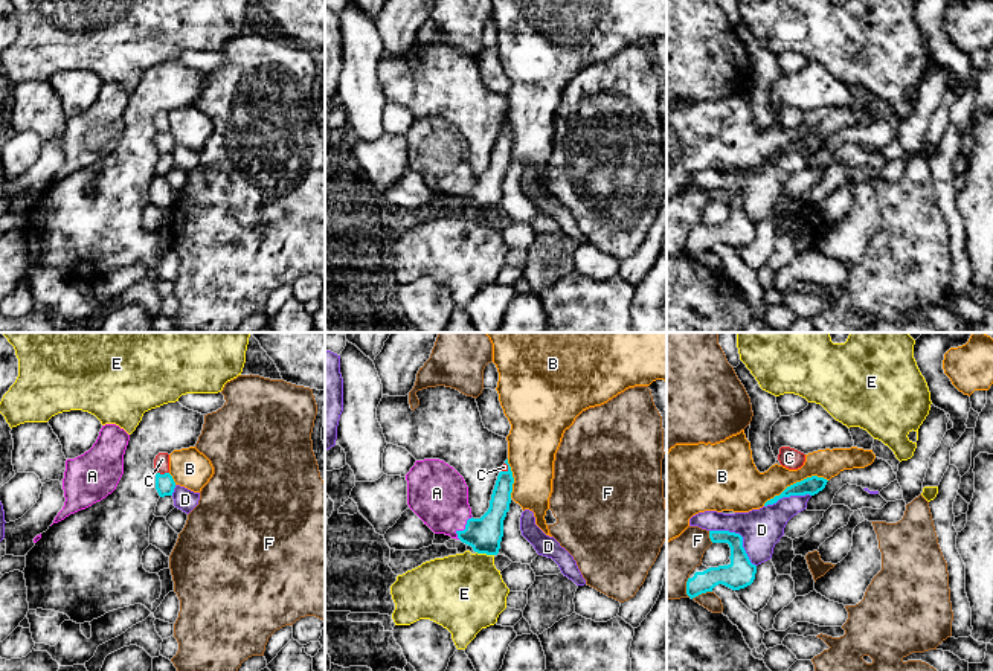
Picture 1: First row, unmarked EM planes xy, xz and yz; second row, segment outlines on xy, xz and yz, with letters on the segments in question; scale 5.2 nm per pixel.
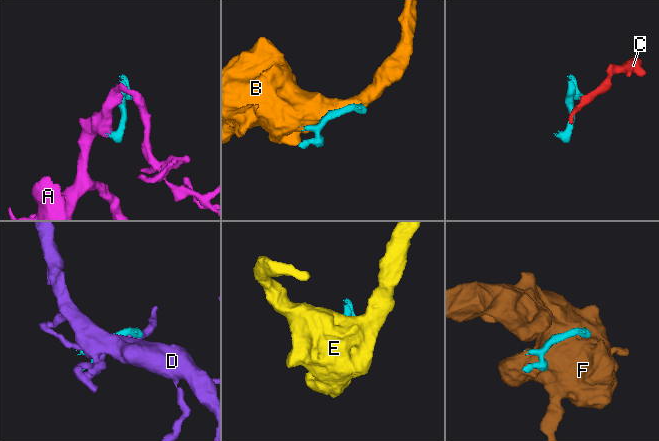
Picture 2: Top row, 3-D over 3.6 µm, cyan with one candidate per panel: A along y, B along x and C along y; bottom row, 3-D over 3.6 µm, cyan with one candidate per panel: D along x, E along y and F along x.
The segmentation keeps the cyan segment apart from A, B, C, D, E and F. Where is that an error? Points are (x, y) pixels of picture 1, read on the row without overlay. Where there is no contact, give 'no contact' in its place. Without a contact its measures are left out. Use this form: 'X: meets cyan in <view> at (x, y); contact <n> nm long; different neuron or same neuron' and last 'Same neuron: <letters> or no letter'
A: meets cyan in xz at (464, 188); contact 150 nm long; same neuron
B: meets cyan in yz at (796, 141); contact 380 nm long; different neuron
C: meets cyan in xy at (165, 131); contact 60 nm long; same neuron
D: meets cyan in yz at (740, 194); contact 320 nm long; different neuron
E: meets cyan in xz at (485, 211); contact 100 nm long; different neuron
F: meets cyan in yz at (693, 255); contact 160 nm long; different neuron
Same neuron: A, C

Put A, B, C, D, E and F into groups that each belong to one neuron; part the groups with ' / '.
A C / B / D / E / F

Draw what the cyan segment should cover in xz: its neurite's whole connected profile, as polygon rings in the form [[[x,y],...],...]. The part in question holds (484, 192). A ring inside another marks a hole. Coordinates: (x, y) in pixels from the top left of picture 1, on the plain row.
[[[508,117],[497,134],[490,166],[480,177],[471,174],[464,136],[444,119],[416,119],[406,139],[409,166],[435,192],[461,198],[477,212],[499,212],[514,142]]]

